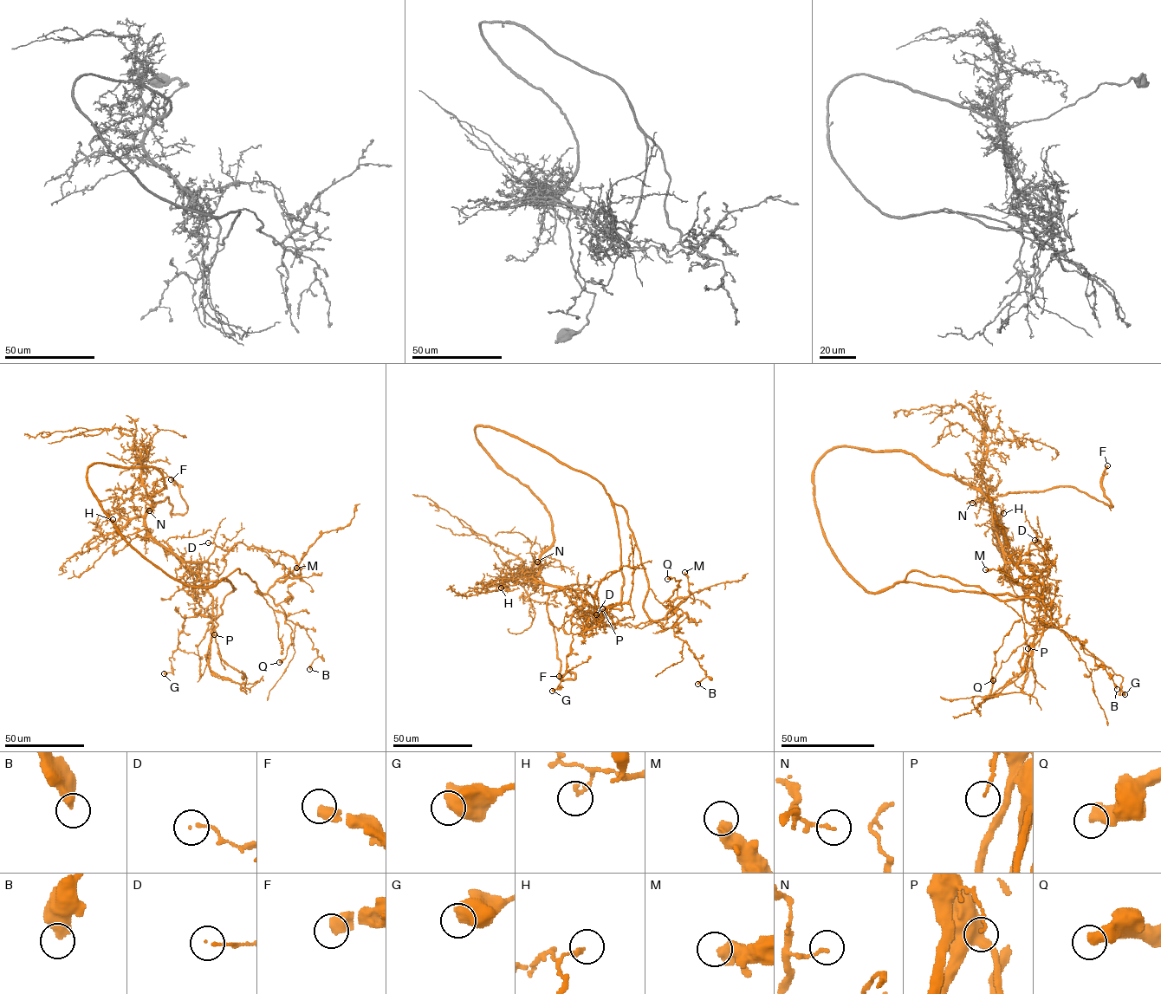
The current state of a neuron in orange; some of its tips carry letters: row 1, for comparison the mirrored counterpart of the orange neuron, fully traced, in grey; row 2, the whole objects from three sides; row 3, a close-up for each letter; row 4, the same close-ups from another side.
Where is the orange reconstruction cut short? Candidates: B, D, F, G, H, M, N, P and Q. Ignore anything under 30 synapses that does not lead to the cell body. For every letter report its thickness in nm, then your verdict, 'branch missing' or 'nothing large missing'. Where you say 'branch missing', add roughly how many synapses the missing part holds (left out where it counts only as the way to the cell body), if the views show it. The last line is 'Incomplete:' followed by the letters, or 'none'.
B: calibre 480 nm; nothing large missing
D: calibre 100 nm; nothing large missing
F: calibre 550 nm; branch missing
G: calibre 750 nm; nothing large missing
H: calibre 190 nm; nothing large missing
M: calibre 550 nm; nothing large missing
N: calibre 90 nm; nothing large missing
P: calibre 100 nm; nothing large missing
Q: calibre 550 nm; nothing large missing
Incomplete: F

